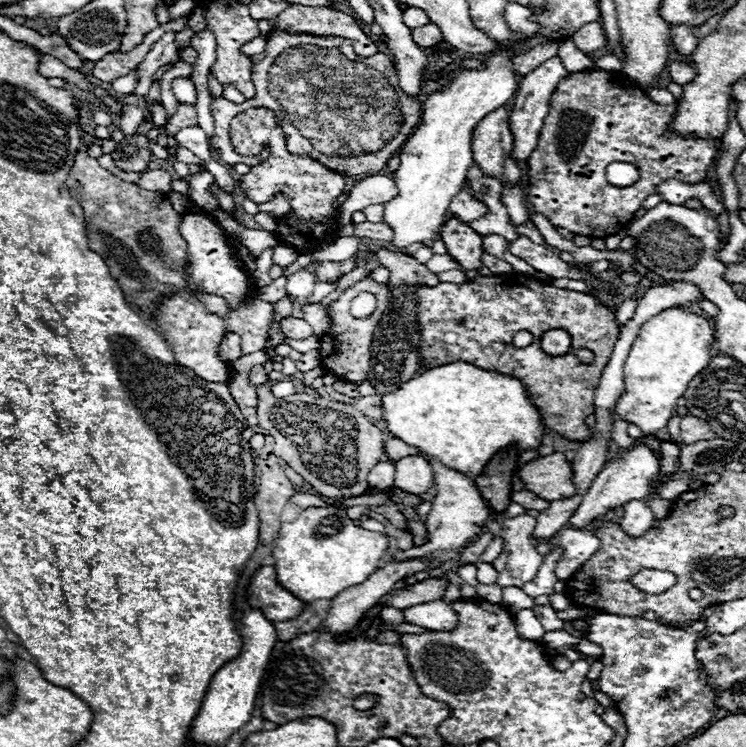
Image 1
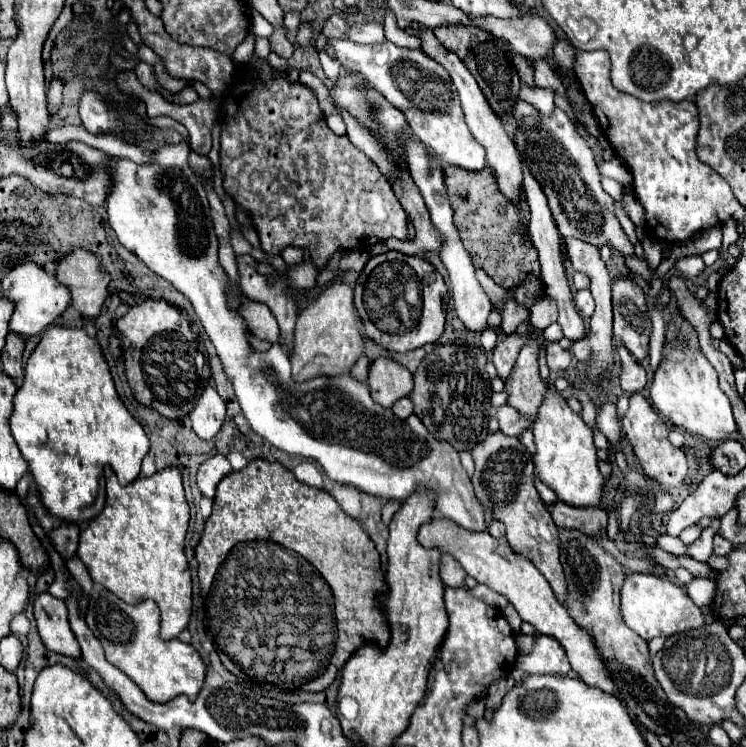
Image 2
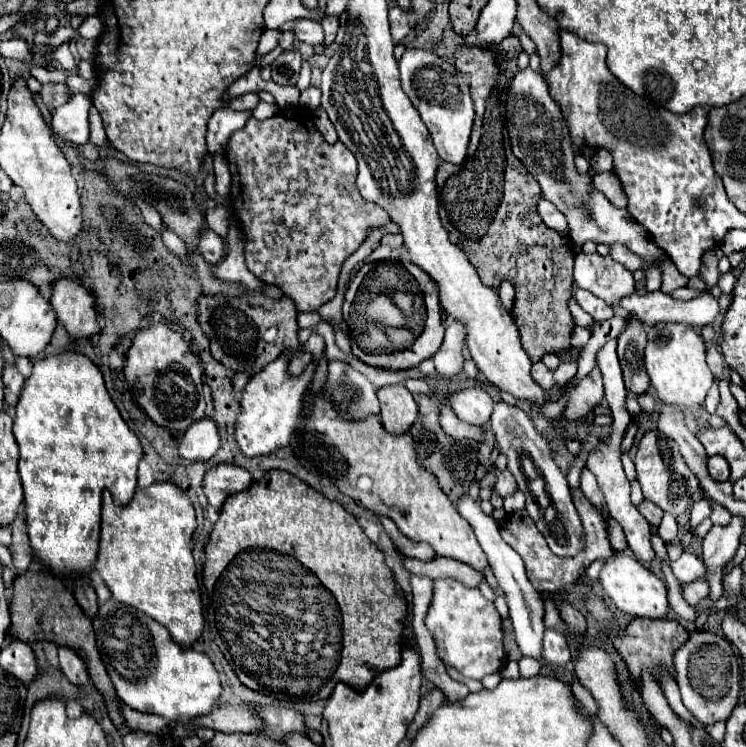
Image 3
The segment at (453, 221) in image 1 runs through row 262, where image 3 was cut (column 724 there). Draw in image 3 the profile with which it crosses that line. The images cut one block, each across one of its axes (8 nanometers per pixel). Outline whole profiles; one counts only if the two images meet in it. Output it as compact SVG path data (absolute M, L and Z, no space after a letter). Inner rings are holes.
M710 456L708 458L708 474L716 482L726 482L728 476L730 476L728 462L722 456Z

